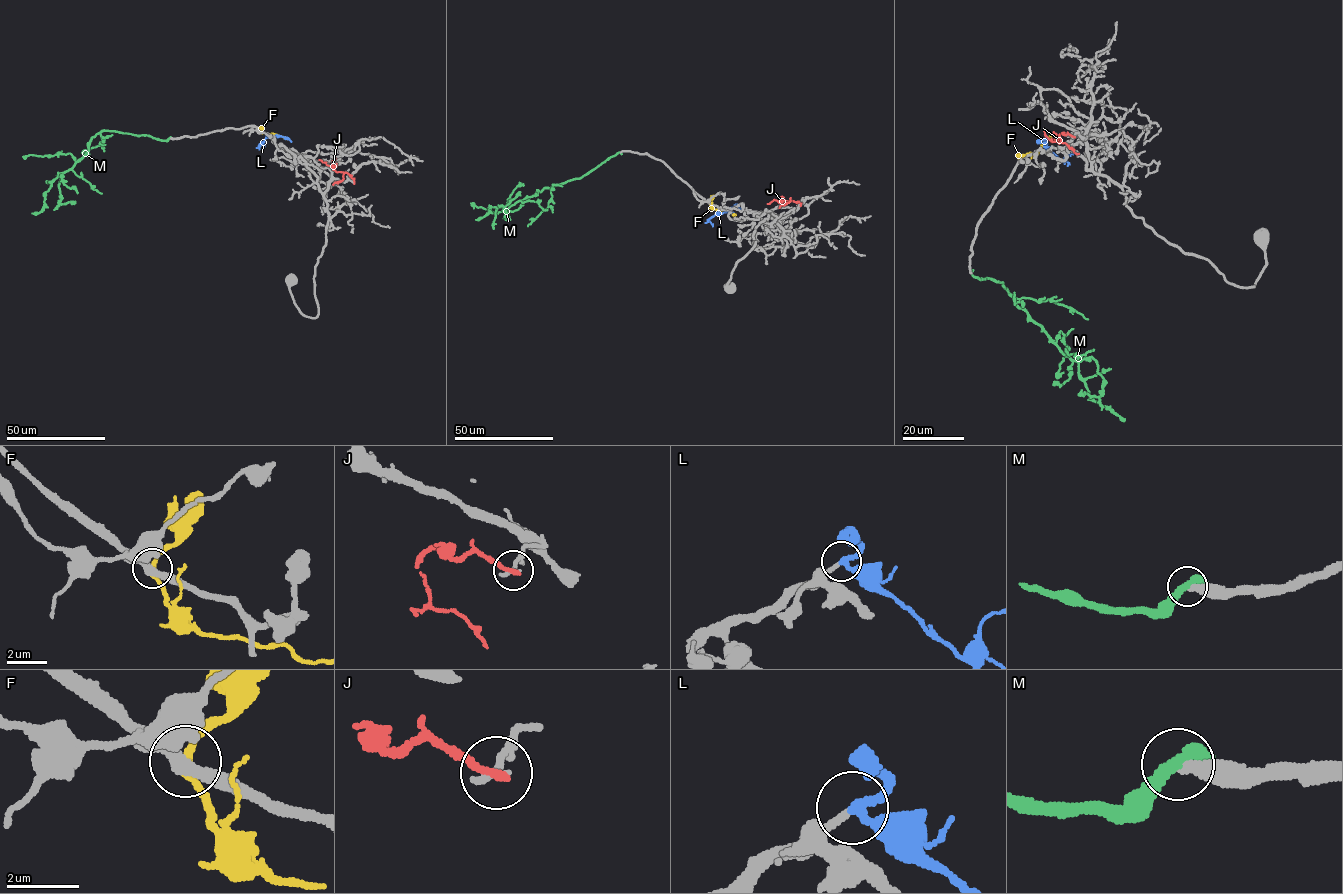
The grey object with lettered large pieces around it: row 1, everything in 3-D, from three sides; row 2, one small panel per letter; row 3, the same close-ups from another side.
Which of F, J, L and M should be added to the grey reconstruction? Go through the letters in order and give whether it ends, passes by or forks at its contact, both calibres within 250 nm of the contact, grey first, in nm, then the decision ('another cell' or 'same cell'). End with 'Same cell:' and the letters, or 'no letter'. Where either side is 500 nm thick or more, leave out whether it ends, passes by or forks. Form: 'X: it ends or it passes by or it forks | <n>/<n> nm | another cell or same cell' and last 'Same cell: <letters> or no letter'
F: it passes by | 380/200 nm | another cell
J: it ends | 170/240 nm | another cell
L: it passes by | 240/240 nm | same cell
M: it passes by | 280/280 nm | another cell
Same cell: L

